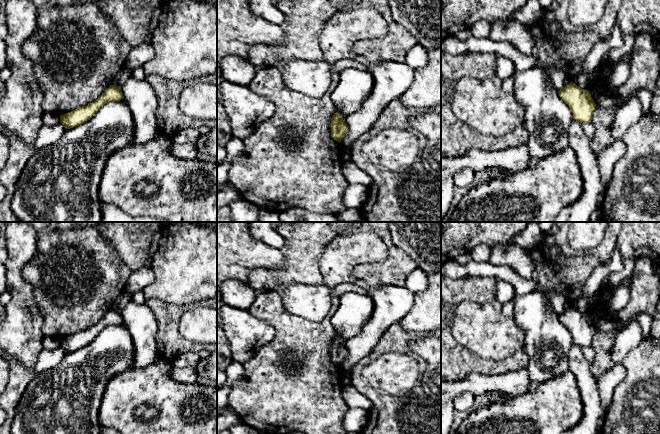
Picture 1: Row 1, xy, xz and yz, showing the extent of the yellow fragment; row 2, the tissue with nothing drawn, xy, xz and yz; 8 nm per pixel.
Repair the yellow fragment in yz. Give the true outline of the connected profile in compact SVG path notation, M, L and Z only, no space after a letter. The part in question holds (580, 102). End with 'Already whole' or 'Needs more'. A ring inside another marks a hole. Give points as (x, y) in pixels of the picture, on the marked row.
M570 82L558 90L560 98L569 106L573 119L580 123L591 123L596 104L588 90Z. Already whole

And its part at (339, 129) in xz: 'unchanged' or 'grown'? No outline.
unchanged

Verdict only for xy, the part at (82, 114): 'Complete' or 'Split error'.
Complete

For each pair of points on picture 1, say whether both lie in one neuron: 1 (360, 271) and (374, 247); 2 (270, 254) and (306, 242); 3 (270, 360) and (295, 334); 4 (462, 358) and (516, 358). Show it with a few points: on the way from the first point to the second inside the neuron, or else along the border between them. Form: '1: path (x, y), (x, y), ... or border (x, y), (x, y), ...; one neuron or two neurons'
1: border (387, 254), (383, 260), (358, 264), (353, 275); two neurons
2: border (280, 249), (285, 263), (275, 271), (264, 268); two neurons
3: path (276, 354), (290, 340); one neuron
4: path (475, 364), (503, 365); one neuron

